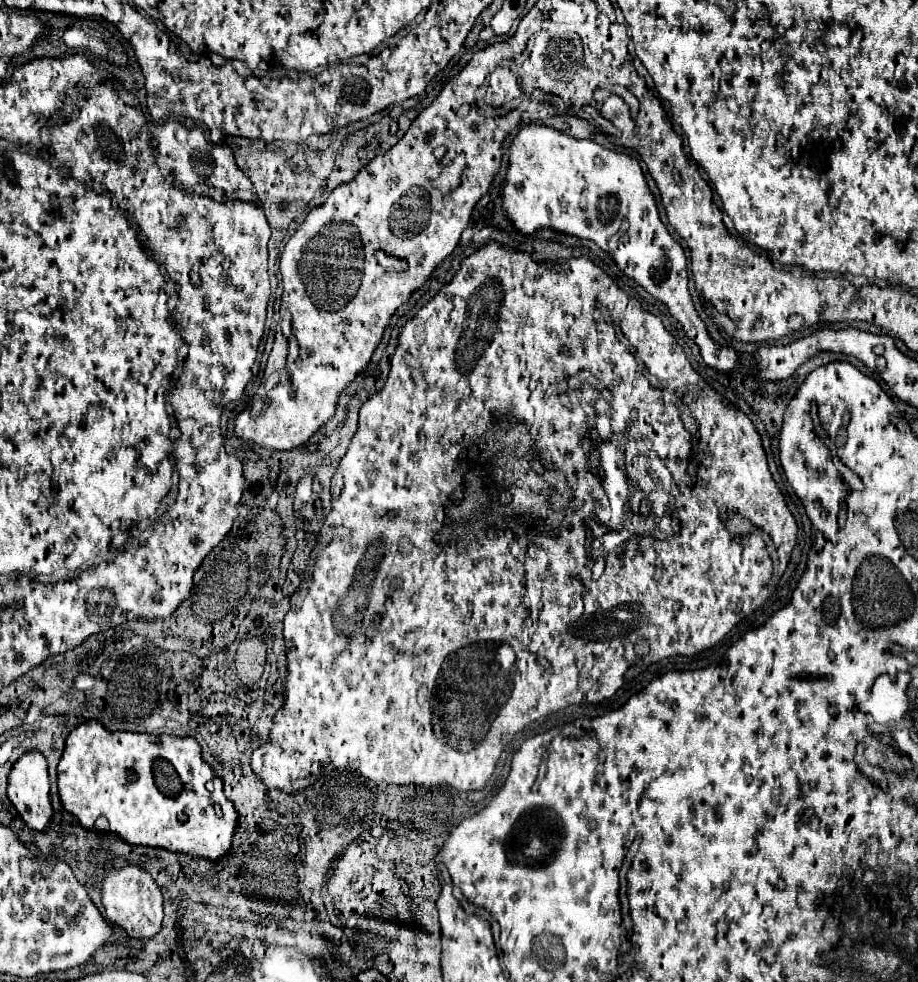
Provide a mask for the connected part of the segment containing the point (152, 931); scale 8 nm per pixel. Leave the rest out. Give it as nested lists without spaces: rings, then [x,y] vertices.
[[[127,866],[109,872],[103,880],[103,906],[107,920],[121,926],[131,938],[151,938],[161,930],[163,922],[163,898],[157,882],[147,870]]]

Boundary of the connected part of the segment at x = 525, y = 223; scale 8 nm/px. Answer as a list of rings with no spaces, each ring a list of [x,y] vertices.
[[[527,124],[515,136],[509,164],[503,206],[519,232],[531,234],[537,228],[553,228],[593,240],[601,250],[611,254],[623,274],[669,308],[671,316],[681,322],[685,334],[701,348],[707,366],[719,372],[737,367],[737,351],[713,342],[695,310],[687,288],[685,252],[661,222],[657,202],[635,158],[607,150],[593,140],[573,138],[549,126]]]

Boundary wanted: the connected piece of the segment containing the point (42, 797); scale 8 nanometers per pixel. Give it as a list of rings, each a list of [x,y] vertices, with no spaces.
[[[25,752],[9,772],[7,796],[21,814],[23,822],[33,830],[45,830],[53,818],[49,802],[47,760],[41,752]]]

